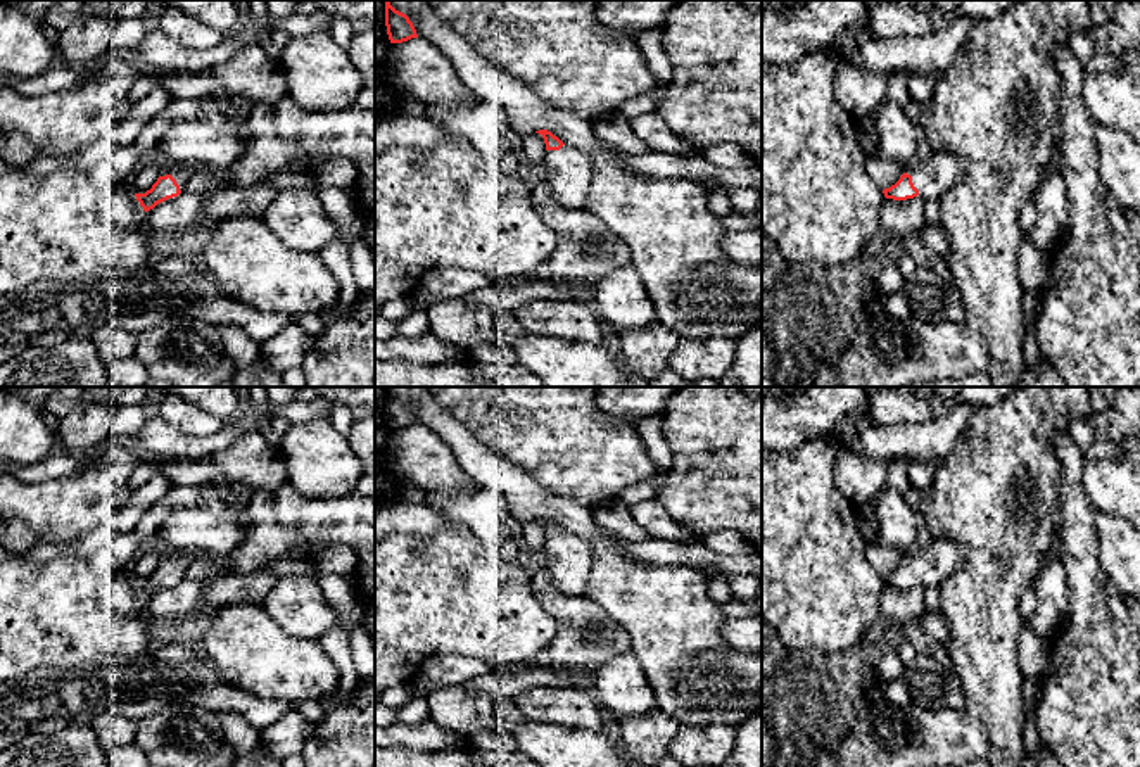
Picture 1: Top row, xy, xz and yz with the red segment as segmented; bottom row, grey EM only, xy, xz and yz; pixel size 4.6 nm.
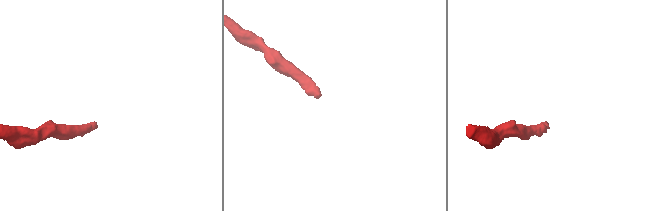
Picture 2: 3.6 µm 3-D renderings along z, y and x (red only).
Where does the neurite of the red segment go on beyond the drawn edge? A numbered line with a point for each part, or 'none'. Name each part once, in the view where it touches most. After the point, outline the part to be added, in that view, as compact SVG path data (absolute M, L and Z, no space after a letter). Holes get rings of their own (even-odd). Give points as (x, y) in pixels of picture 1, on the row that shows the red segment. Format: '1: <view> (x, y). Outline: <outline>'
1: yz (940, 171). Outline: M931 152L931 155L915 168L903 168L912 176L919 199L940 200L950 188L966 178L964 161L952 152Z

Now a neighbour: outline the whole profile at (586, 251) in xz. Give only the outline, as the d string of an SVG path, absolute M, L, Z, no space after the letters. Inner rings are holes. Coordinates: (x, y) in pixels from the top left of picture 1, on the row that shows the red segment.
M542 181L532 195L532 206L542 221L556 231L554 252L541 269L544 278L575 288L582 297L591 299L592 285L596 287L608 273L632 264L627 244L613 230L589 211L560 206Z

